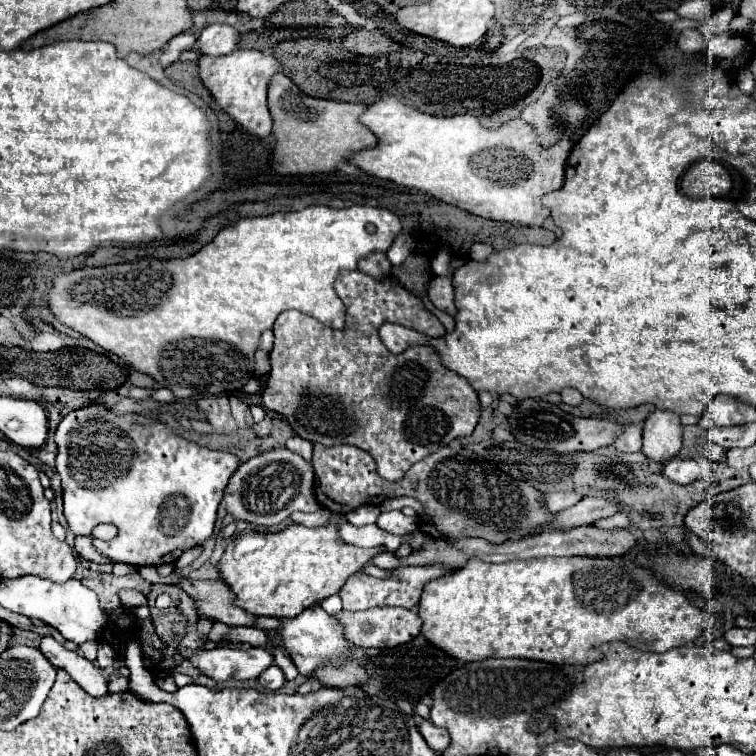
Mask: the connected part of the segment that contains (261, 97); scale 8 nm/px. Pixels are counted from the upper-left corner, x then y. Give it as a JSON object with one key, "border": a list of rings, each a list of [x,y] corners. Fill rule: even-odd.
{"border":[[[238,48],[226,56],[202,56],[198,64],[200,78],[216,98],[216,104],[226,110],[246,132],[254,134],[256,138],[266,138],[272,130],[272,118],[266,104],[268,82],[274,74],[282,72],[282,64],[278,62],[278,58],[270,52]]]}

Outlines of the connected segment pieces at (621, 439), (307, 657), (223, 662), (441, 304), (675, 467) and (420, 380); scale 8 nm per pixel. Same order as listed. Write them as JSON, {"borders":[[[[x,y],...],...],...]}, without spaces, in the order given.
{"borders":[[[[638,424],[624,426],[622,434],[612,444],[620,452],[638,452],[642,448],[642,428]]],[[[318,604],[306,608],[296,618],[282,618],[282,628],[276,632],[282,634],[282,642],[288,650],[288,654],[294,658],[298,672],[306,678],[310,678],[316,670],[320,670],[322,666],[328,666],[328,664],[330,666],[344,666],[352,654],[352,648],[356,648],[344,636],[342,622],[338,622],[338,618],[334,618],[332,614],[324,612]]],[[[214,648],[186,652],[186,658],[206,676],[222,682],[228,678],[248,680],[258,678],[268,666],[274,664],[274,656],[268,648],[250,648],[250,650],[232,650],[232,648]]],[[[434,276],[430,282],[430,290],[428,290],[428,298],[430,302],[438,308],[448,312],[452,318],[456,316],[456,306],[454,306],[454,288],[452,288],[452,276],[448,278],[438,278]]],[[[672,460],[662,466],[662,476],[670,482],[686,486],[702,476],[702,464],[698,460]]],[[[356,270],[356,272],[342,272],[340,278],[334,283],[334,288],[346,306],[346,324],[342,332],[340,332],[340,330],[332,330],[332,328],[326,328],[326,326],[324,326],[322,322],[318,322],[316,318],[306,316],[306,314],[302,314],[302,312],[298,312],[298,310],[286,310],[286,312],[282,312],[282,314],[278,316],[278,320],[276,320],[276,324],[274,324],[274,338],[276,338],[276,340],[274,340],[274,348],[272,348],[272,352],[270,352],[270,366],[272,366],[272,370],[270,370],[270,374],[268,374],[268,378],[266,378],[266,384],[264,384],[264,390],[262,390],[262,404],[264,404],[268,410],[274,410],[274,412],[286,416],[288,424],[292,426],[292,430],[294,430],[300,438],[306,438],[306,440],[310,440],[310,442],[320,442],[320,444],[324,444],[324,446],[354,444],[354,446],[358,446],[358,448],[370,452],[370,456],[372,456],[372,458],[376,460],[376,464],[378,464],[378,474],[380,474],[384,480],[400,480],[400,478],[410,470],[410,466],[414,466],[416,462],[420,462],[420,460],[426,458],[428,454],[440,450],[442,446],[446,446],[446,444],[448,444],[450,440],[454,440],[454,438],[470,436],[470,434],[474,432],[474,428],[476,428],[476,424],[478,424],[478,418],[480,418],[480,400],[478,400],[478,394],[476,394],[476,390],[470,386],[470,382],[466,382],[466,378],[458,376],[456,372],[448,370],[448,368],[442,364],[440,354],[434,350],[434,346],[410,346],[410,348],[406,348],[404,352],[394,354],[394,352],[390,352],[390,350],[382,344],[382,340],[380,340],[380,336],[378,336],[378,330],[380,330],[380,326],[382,326],[384,322],[402,324],[402,326],[412,328],[412,330],[416,330],[416,332],[420,332],[420,334],[426,334],[426,336],[438,336],[438,338],[444,336],[444,326],[440,324],[440,320],[438,320],[434,314],[426,312],[424,306],[422,306],[422,302],[420,302],[416,296],[412,296],[406,288],[402,288],[402,286],[396,282],[396,278],[374,280],[374,278],[370,278],[370,276],[366,276],[366,274],[358,272],[358,270]]]]}

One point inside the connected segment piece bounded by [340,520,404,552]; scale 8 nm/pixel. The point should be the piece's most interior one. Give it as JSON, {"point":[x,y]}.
{"point":[370,535]}

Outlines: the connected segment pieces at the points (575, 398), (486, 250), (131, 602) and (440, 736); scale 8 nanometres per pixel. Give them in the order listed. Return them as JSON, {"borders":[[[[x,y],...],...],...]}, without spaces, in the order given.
{"borders":[[[[564,388],[560,392],[560,396],[562,396],[562,402],[570,404],[570,406],[578,406],[582,402],[582,394],[578,390],[574,390],[574,388]]],[[[474,244],[472,250],[470,250],[470,258],[472,260],[478,260],[478,262],[486,262],[492,252],[494,250],[490,246],[486,246],[486,244]]],[[[122,590],[120,594],[122,594],[124,608],[130,608],[130,606],[138,608],[138,606],[144,606],[148,602],[148,598],[144,594],[140,594],[138,590]]],[[[422,720],[418,724],[418,730],[422,734],[422,738],[426,740],[426,744],[432,748],[432,750],[444,750],[448,744],[450,744],[450,736],[446,730],[434,726],[430,720]]]]}

